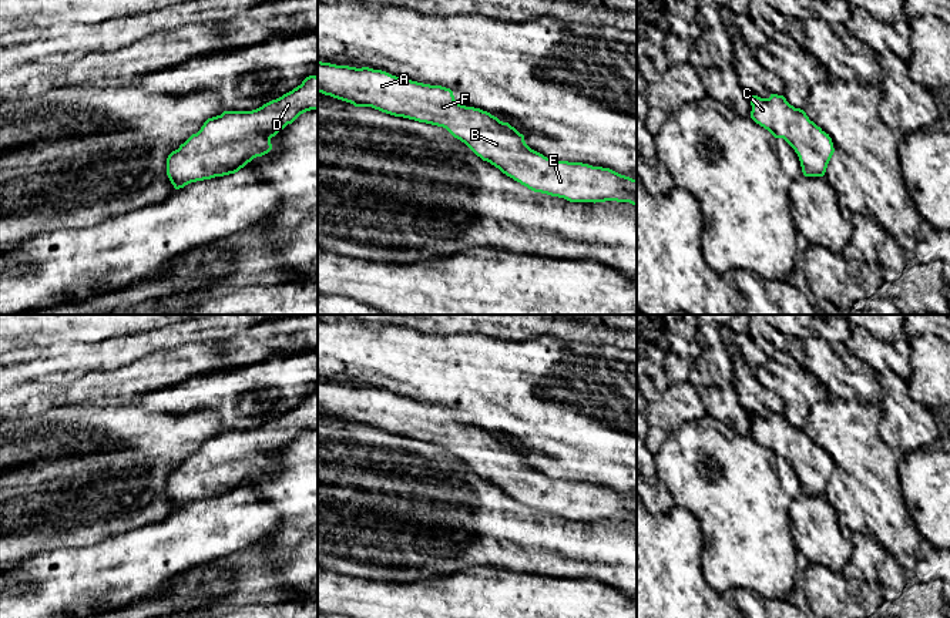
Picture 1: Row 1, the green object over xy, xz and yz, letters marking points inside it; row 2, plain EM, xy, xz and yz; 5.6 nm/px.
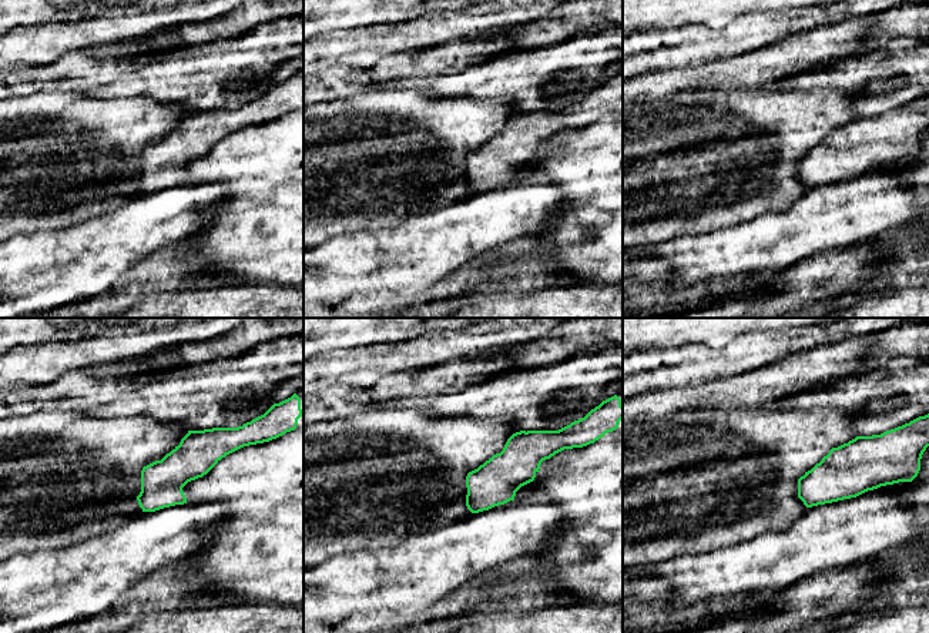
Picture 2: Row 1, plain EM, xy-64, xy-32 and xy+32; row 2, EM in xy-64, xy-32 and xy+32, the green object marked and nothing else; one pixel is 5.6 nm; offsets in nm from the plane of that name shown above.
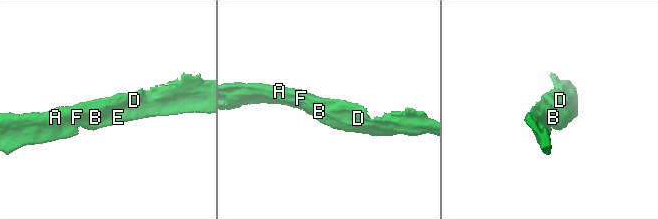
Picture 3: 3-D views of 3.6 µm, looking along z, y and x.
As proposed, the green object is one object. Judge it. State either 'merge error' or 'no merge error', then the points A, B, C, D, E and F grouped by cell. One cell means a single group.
no merge error; A B C D E F

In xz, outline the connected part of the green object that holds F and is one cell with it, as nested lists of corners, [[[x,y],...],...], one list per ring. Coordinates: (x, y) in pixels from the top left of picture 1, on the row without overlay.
[[[318,380],[318,412],[350,421],[355,426],[372,426],[395,436],[443,446],[483,480],[490,481],[534,511],[564,517],[570,521],[617,520],[637,525],[637,498],[610,487],[550,478],[531,468],[526,463],[524,454],[508,441],[503,441],[480,427],[459,423],[450,407],[412,400],[369,386],[356,387]]]

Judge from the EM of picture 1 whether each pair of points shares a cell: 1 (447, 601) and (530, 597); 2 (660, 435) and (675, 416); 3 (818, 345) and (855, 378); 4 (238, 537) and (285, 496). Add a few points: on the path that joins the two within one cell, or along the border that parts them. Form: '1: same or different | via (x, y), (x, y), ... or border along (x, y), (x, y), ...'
1: same | via (467, 601), (510, 601)
2: same | via (661, 430), (671, 420)
3: same | via (822, 355), (845, 378)
4: different | border along (245, 487), (281, 516), (281, 526), (267, 538)

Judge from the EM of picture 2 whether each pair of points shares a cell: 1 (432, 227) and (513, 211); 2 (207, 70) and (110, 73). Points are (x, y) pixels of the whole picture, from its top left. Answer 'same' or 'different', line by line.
1: same
2: different

